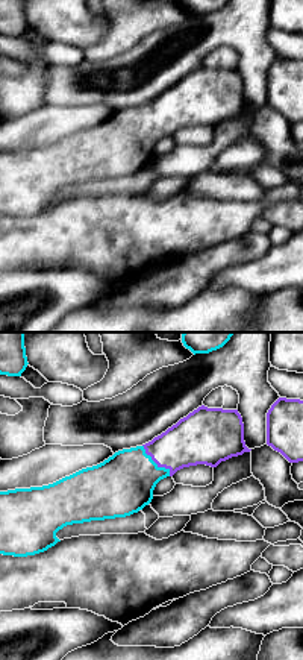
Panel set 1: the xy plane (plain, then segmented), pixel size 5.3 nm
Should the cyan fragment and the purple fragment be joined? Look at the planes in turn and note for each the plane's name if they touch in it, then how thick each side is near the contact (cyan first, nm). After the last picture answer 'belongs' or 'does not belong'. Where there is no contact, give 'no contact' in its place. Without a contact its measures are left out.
meets cyan in xy; 320 nm thick on the cyan side, 260 nm on the other

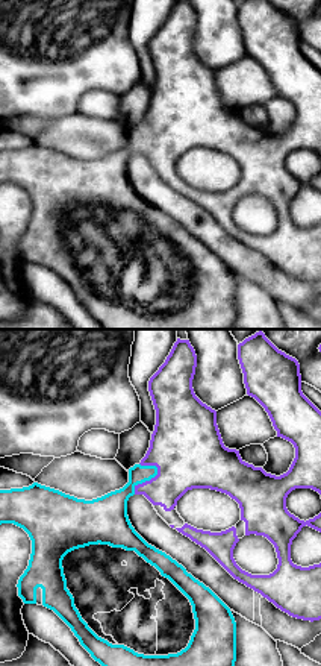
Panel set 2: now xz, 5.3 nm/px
meets cyan in xz; 180 nm thick on the cyan side, 360 nm on the other

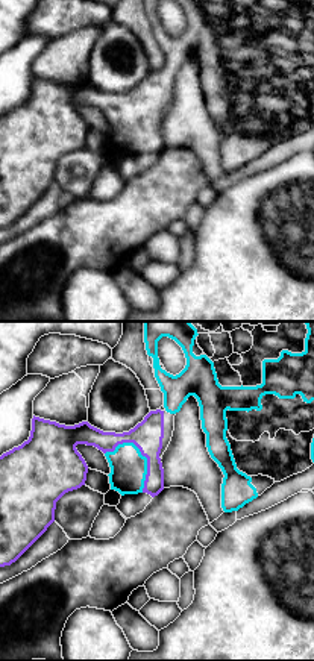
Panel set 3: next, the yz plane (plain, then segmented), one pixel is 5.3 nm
meets cyan in yz; 190 nm thick on the cyan side, 160 nm on the other

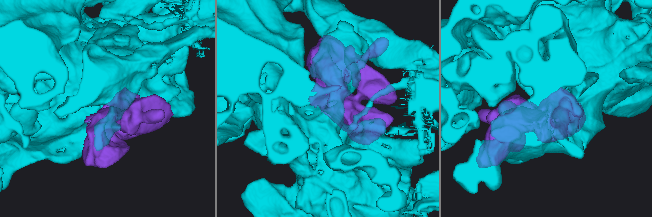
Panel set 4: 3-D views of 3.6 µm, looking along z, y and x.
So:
belongs

